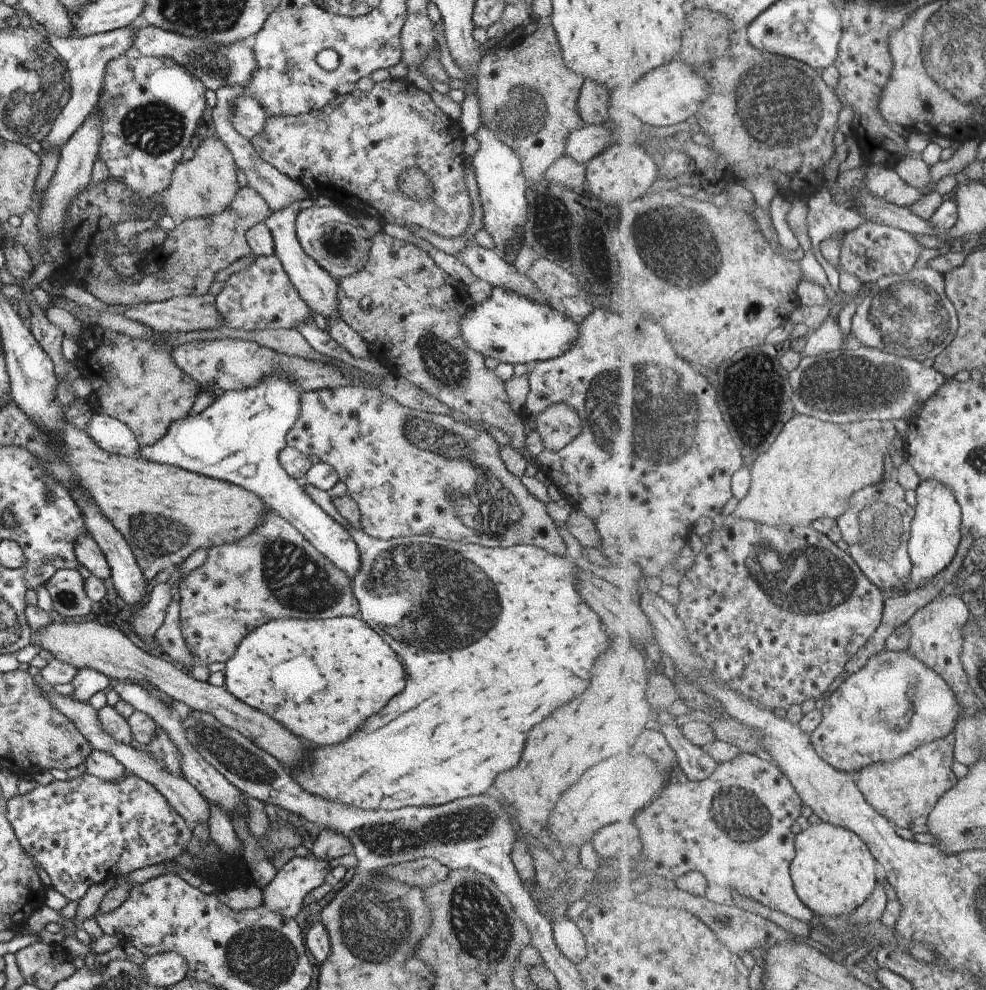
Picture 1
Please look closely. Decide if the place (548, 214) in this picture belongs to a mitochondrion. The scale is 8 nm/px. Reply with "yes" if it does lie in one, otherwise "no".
yes

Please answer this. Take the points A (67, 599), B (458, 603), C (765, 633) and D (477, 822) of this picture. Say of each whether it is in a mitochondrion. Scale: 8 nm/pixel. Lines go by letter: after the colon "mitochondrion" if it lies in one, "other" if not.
A: mitochondrion
B: mitochondrion
C: other
D: mitochondrion

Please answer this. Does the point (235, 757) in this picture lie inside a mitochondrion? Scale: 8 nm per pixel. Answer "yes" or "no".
yes

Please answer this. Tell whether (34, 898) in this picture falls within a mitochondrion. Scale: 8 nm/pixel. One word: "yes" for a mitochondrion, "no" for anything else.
no

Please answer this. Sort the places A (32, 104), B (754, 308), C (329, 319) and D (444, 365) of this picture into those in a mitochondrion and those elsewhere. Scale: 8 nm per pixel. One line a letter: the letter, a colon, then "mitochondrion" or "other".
A: mitochondrion
B: other
C: other
D: mitochondrion

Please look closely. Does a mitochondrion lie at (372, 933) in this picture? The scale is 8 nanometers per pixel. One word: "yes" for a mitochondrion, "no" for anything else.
yes

